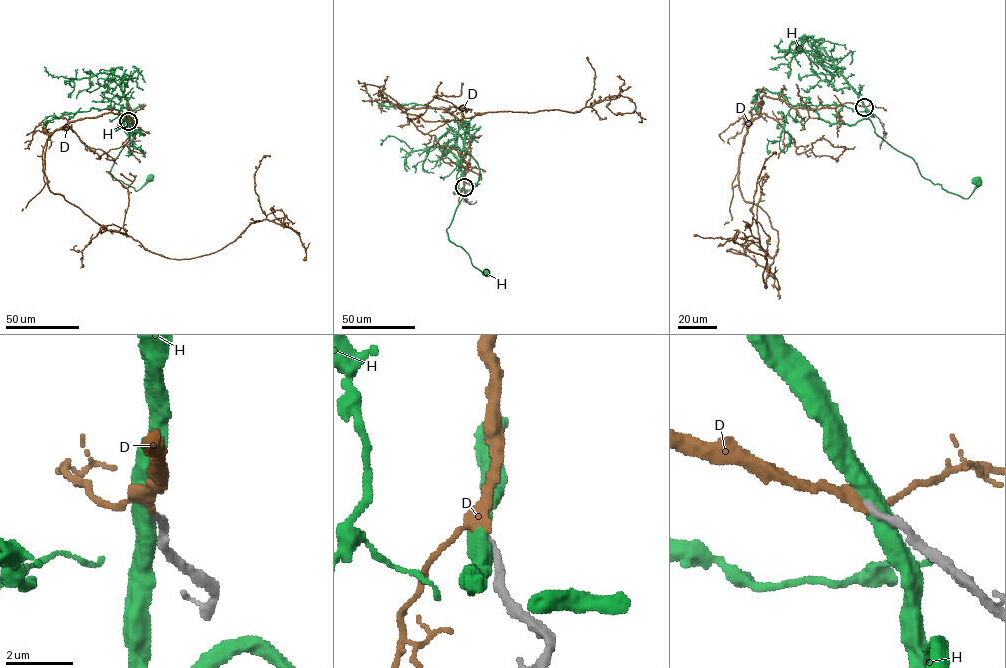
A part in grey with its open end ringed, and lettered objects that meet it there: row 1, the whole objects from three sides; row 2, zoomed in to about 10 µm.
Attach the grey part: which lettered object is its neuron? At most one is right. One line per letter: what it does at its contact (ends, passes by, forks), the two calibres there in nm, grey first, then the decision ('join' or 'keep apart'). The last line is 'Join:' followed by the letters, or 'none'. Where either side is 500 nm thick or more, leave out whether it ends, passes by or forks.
D: it passes by | 220/320 nm | join
H: it passes by | 280/480 nm | keep apart
Join: D

